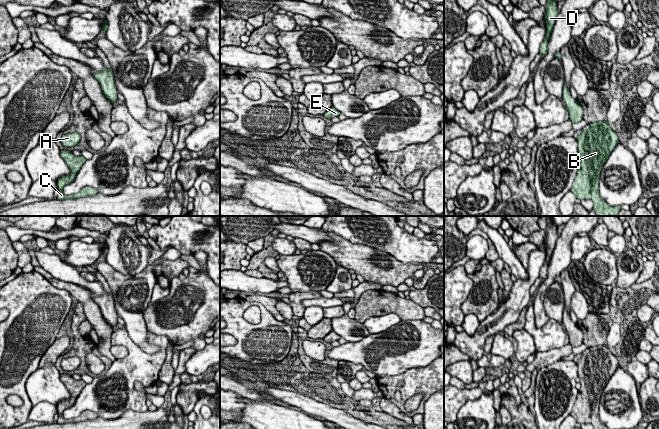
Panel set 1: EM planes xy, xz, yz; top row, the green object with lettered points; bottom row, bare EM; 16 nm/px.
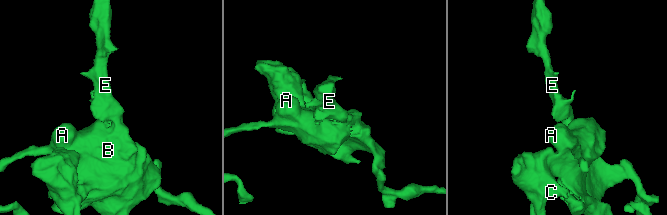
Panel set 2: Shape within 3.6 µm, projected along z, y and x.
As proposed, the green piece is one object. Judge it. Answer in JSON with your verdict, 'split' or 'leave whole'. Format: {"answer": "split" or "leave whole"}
{"answer": "leave whole"}

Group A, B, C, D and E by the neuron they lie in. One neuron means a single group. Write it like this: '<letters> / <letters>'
A B C D E

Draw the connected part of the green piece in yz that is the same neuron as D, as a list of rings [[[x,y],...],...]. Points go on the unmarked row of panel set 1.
[[[546,216],[546,219],[547,219],[547,229],[545,230],[546,232],[545,244],[547,254],[545,263],[540,270],[540,277],[543,280],[547,278],[549,262],[551,260],[556,241],[559,237],[557,234],[557,226],[551,220],[551,216]]]

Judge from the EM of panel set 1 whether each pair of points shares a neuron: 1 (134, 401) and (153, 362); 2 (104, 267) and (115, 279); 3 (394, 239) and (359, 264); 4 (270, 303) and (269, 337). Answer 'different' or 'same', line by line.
1: same
2: same
3: different
4: different

